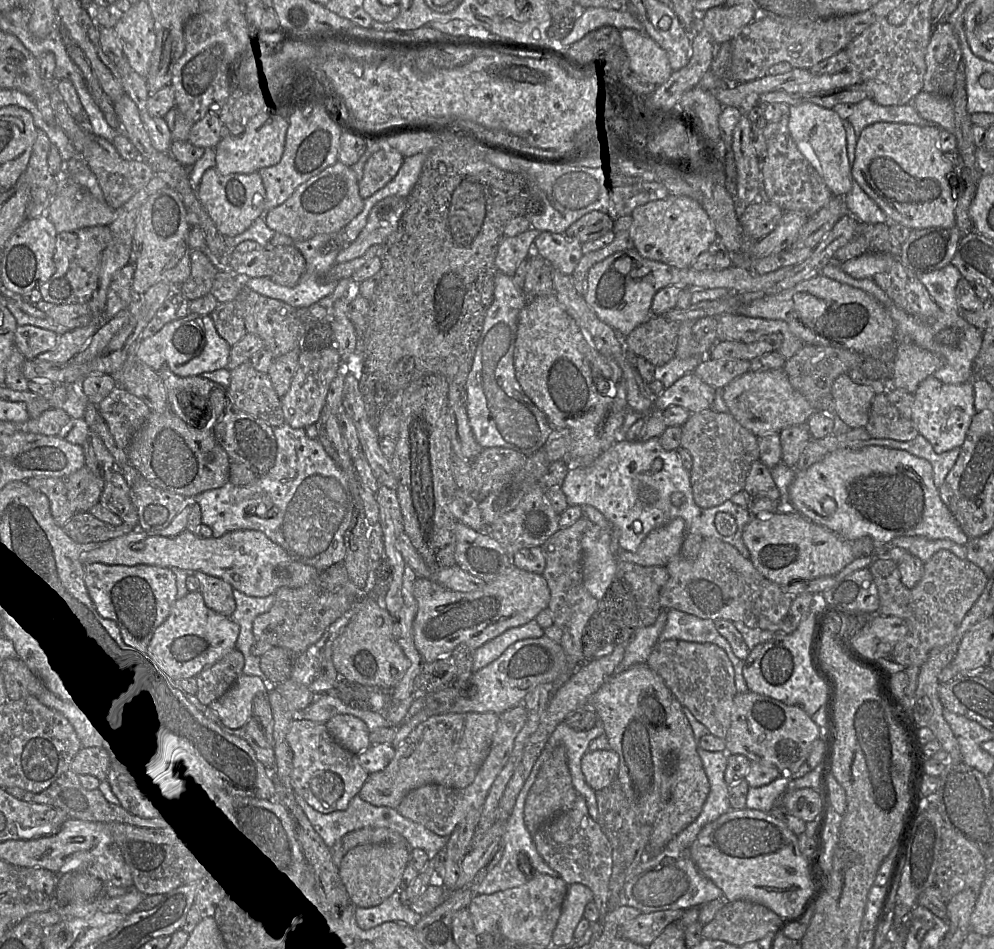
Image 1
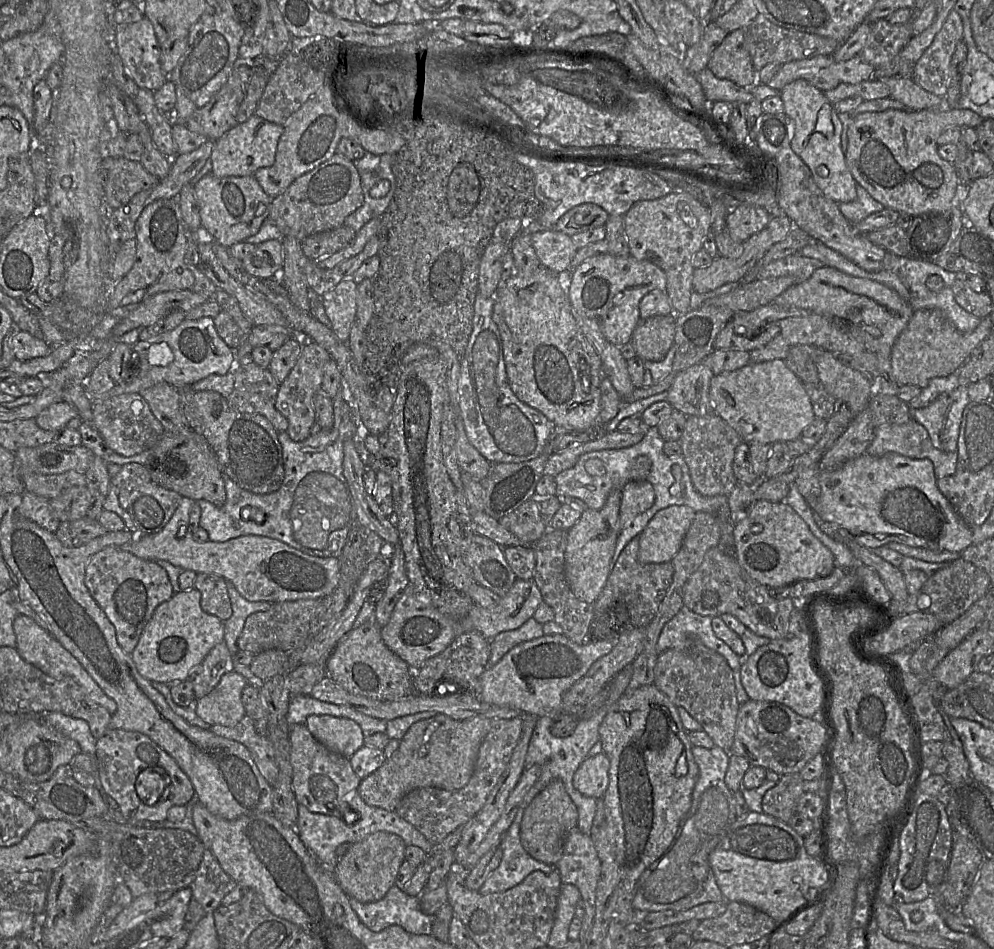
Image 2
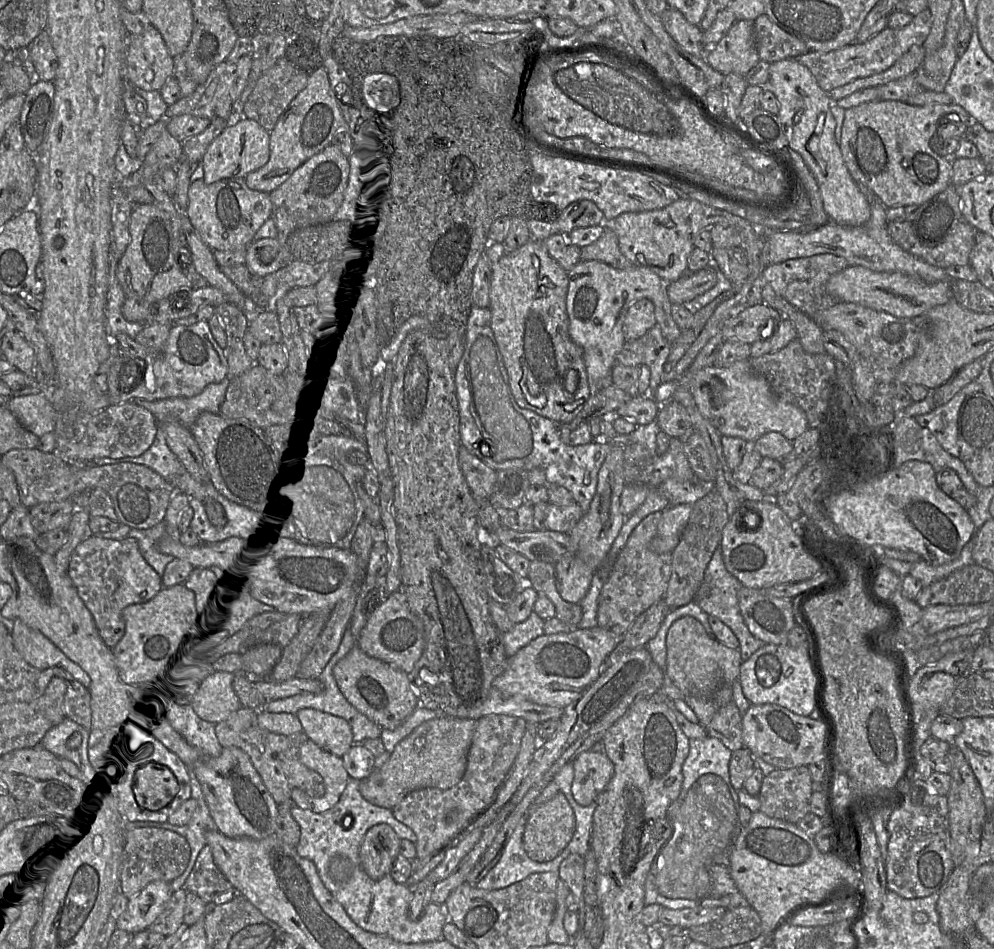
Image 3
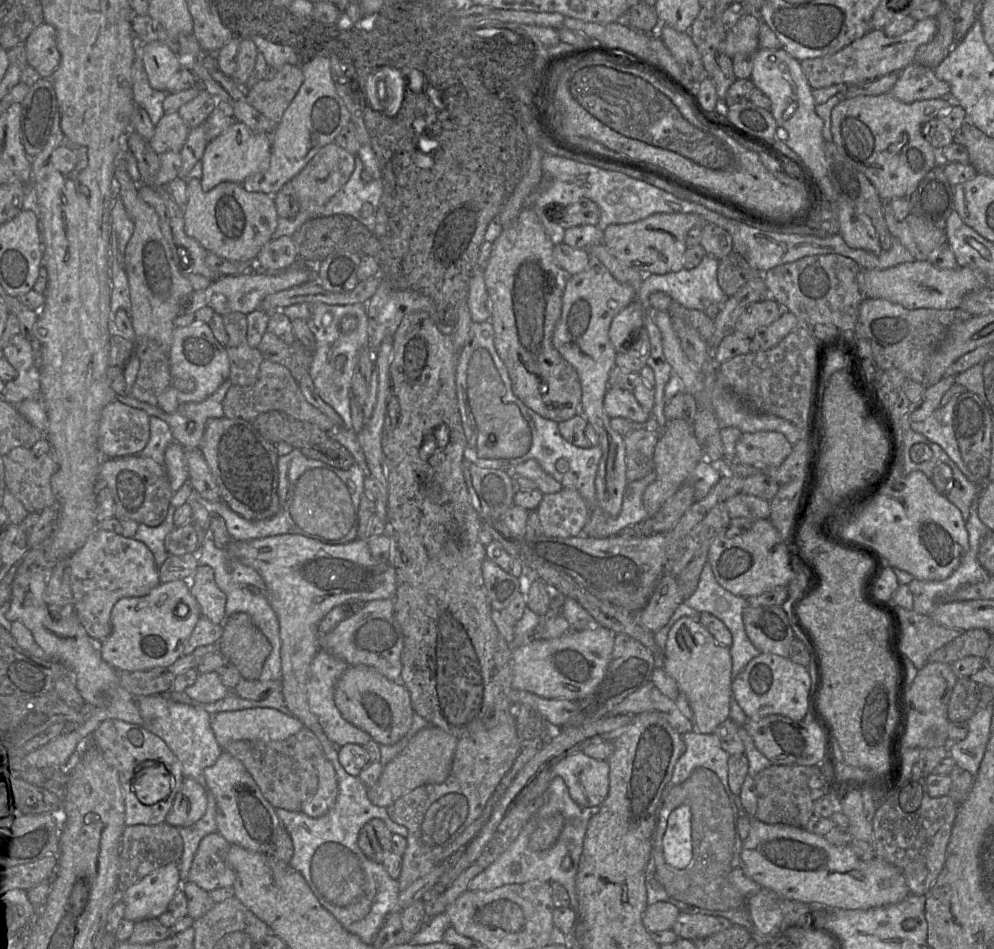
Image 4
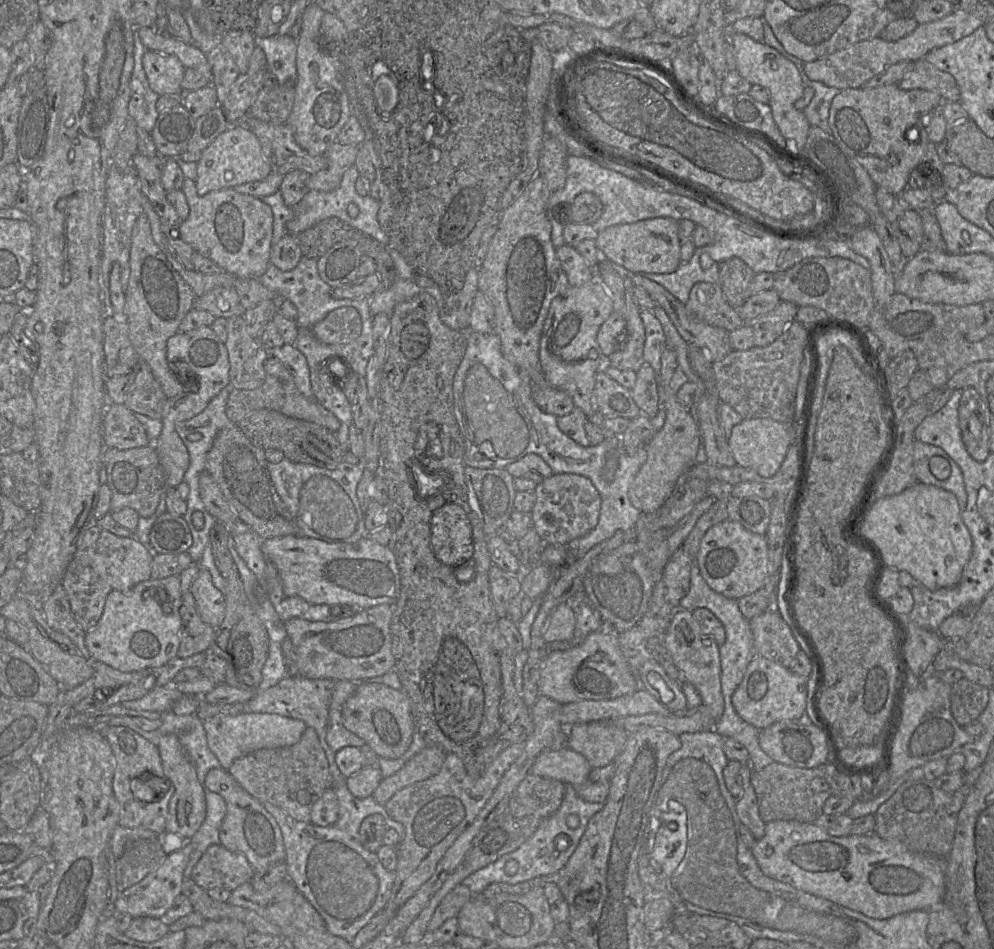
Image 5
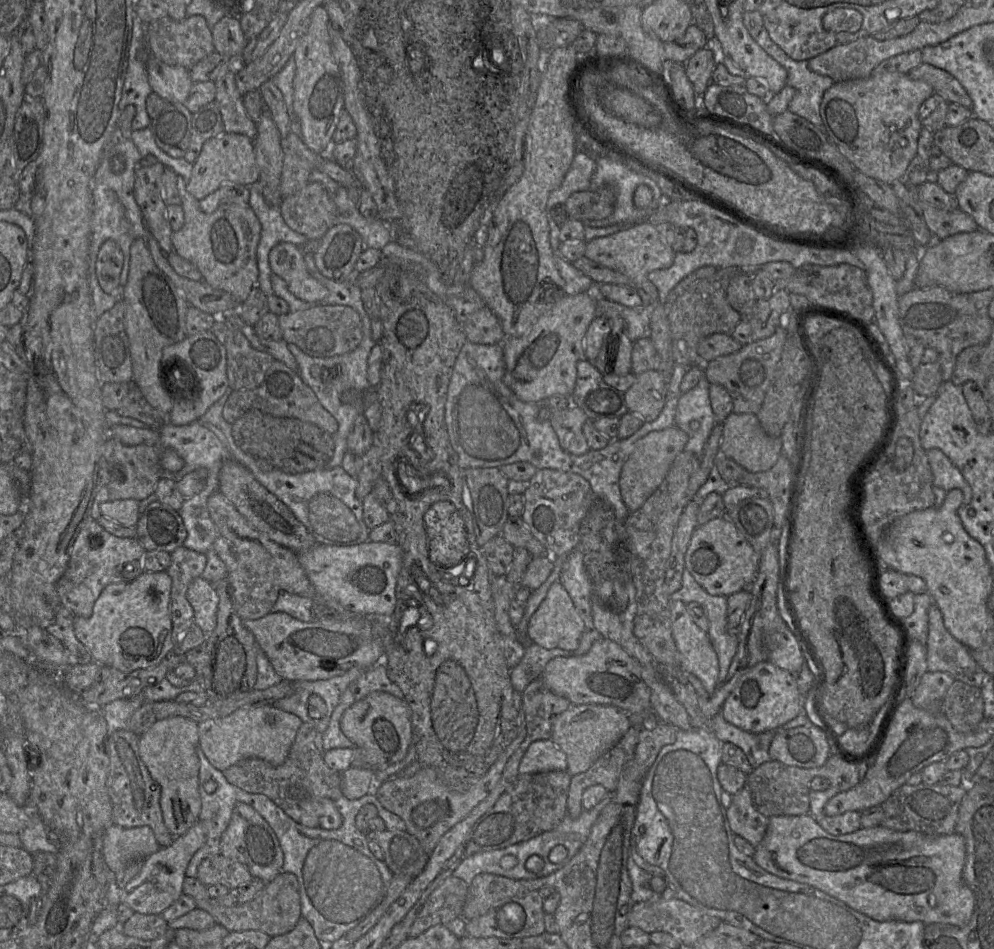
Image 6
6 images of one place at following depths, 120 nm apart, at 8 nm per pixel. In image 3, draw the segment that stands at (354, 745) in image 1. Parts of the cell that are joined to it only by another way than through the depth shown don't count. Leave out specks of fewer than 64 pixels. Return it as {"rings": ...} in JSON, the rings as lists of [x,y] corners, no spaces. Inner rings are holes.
{"rings":[[[312,708],[300,709],[296,717],[307,738],[323,750],[342,757],[354,745],[351,727],[341,717]]]}

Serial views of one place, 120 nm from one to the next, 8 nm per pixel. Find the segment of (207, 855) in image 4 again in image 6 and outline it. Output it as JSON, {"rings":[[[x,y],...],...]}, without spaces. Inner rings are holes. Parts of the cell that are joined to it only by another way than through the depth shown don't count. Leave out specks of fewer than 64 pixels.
{"rings":[[[222,854],[204,859],[199,867],[197,879],[205,886],[223,885],[229,890],[238,889],[252,880],[248,868]]]}

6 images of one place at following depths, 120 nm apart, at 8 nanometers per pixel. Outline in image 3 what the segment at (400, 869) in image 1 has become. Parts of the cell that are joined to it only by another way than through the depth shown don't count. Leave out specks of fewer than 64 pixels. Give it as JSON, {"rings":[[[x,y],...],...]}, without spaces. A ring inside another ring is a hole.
{"rings":[[[381,823],[371,827],[360,845],[359,857],[363,871],[373,880],[390,872],[395,858],[400,854],[400,841],[394,830]]]}

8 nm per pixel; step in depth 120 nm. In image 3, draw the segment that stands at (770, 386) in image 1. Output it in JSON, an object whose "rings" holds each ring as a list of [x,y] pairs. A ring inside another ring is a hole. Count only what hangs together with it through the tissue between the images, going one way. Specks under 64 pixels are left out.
{"rings":[[[748,360],[736,361],[727,367],[705,367],[693,374],[688,370],[683,379],[677,382],[685,382],[701,414],[722,436],[753,442],[766,433],[778,432],[794,441],[809,428],[805,411],[780,399],[767,379],[754,371]]]}

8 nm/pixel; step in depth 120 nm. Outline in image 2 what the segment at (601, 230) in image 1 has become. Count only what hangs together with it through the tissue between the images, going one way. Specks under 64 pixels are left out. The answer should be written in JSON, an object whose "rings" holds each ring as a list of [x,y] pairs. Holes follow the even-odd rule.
{"rings":[[[593,203],[580,204],[566,212],[554,226],[554,230],[569,236],[605,226],[610,215]]]}

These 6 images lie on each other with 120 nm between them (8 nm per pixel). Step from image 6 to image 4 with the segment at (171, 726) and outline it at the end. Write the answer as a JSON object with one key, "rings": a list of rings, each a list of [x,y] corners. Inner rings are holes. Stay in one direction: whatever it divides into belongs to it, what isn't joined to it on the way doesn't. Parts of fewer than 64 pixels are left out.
{"rings":[[[183,778],[164,823],[175,828],[189,827],[204,815],[206,806],[207,789],[191,778]]]}

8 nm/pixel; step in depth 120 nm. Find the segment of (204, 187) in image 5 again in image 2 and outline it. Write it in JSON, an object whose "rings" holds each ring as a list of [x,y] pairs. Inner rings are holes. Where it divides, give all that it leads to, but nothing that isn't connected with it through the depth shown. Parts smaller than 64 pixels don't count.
{"rings":[[[252,115],[244,123],[236,124],[215,141],[209,158],[212,162],[211,174],[217,178],[250,176],[260,168],[272,166],[283,130],[283,125],[256,115]]]}

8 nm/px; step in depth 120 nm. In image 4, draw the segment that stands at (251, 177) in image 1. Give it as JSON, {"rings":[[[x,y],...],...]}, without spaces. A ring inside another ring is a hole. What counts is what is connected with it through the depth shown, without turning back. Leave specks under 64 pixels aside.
{"rings":[[[197,178],[187,181],[186,191],[185,233],[209,253],[231,261],[255,261],[261,248],[272,240],[278,220],[273,196],[248,192],[242,184],[235,182],[223,182],[204,192]]]}

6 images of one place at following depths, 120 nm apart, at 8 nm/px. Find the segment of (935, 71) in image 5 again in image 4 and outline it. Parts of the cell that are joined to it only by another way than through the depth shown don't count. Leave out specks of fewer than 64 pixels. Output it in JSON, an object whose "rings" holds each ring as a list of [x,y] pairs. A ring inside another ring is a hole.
{"rings":[[[914,62],[899,73],[899,78],[890,93],[901,102],[913,103],[919,100],[949,97],[950,85],[938,79],[933,69]]]}

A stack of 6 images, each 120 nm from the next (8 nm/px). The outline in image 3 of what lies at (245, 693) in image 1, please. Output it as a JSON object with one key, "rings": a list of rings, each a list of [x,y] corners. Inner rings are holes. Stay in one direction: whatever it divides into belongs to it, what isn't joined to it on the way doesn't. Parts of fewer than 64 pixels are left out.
{"rings":[[[214,672],[196,683],[188,705],[202,720],[217,724],[237,711],[241,703],[233,689],[235,673]]]}

